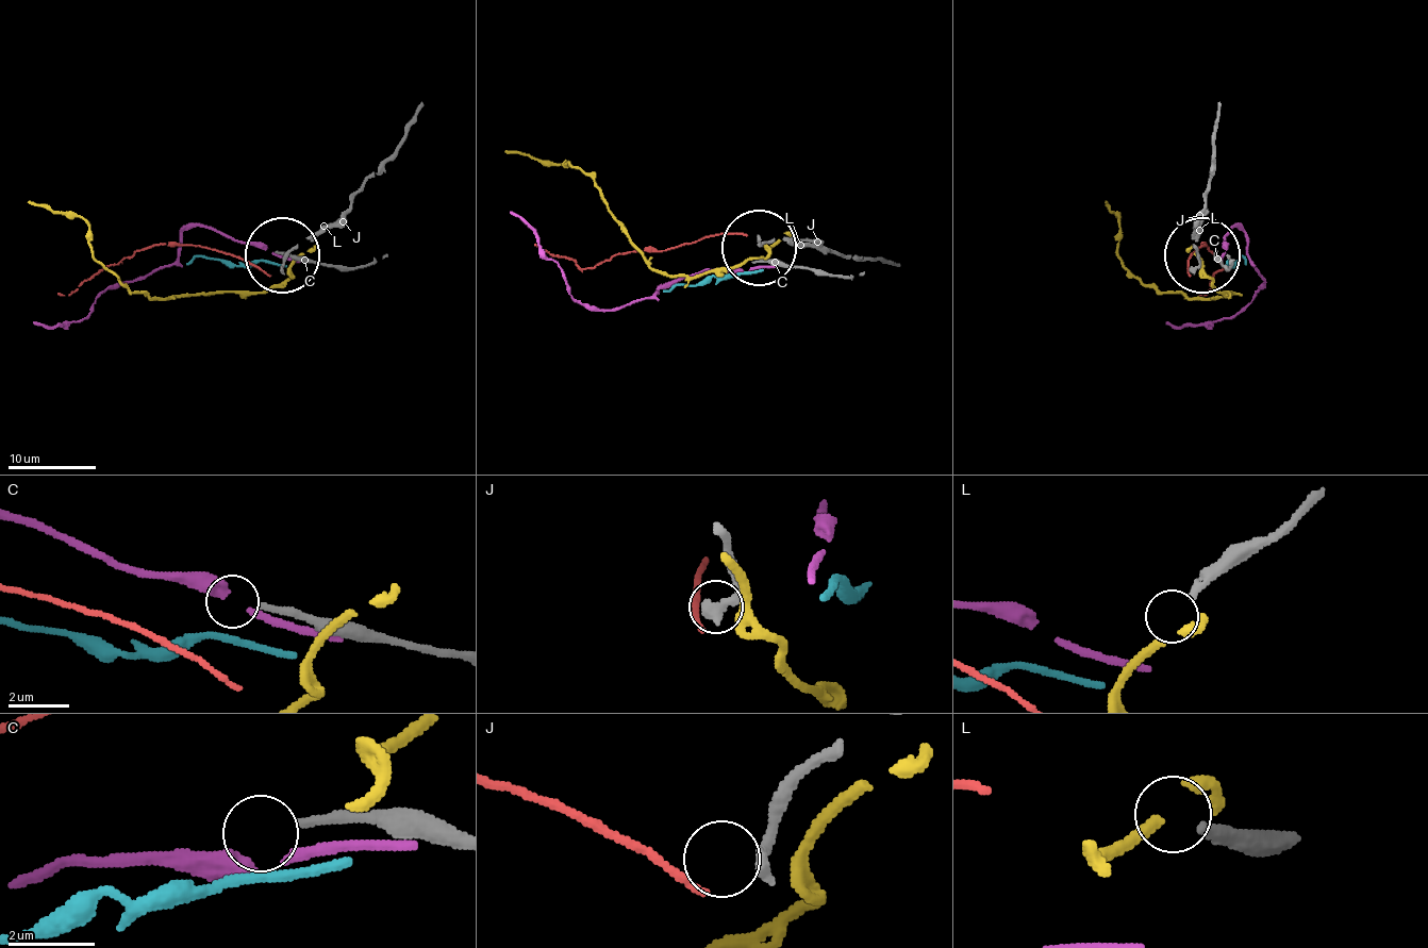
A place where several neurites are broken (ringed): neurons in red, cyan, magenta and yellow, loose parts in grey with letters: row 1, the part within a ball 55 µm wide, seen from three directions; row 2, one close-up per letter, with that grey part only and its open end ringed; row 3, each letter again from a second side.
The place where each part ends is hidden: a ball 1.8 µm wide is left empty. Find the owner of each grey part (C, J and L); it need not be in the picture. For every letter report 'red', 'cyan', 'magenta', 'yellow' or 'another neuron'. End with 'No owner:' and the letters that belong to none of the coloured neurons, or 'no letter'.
C: another neuron
J: another neuron
L: another neuron
No owner: C, J, L

